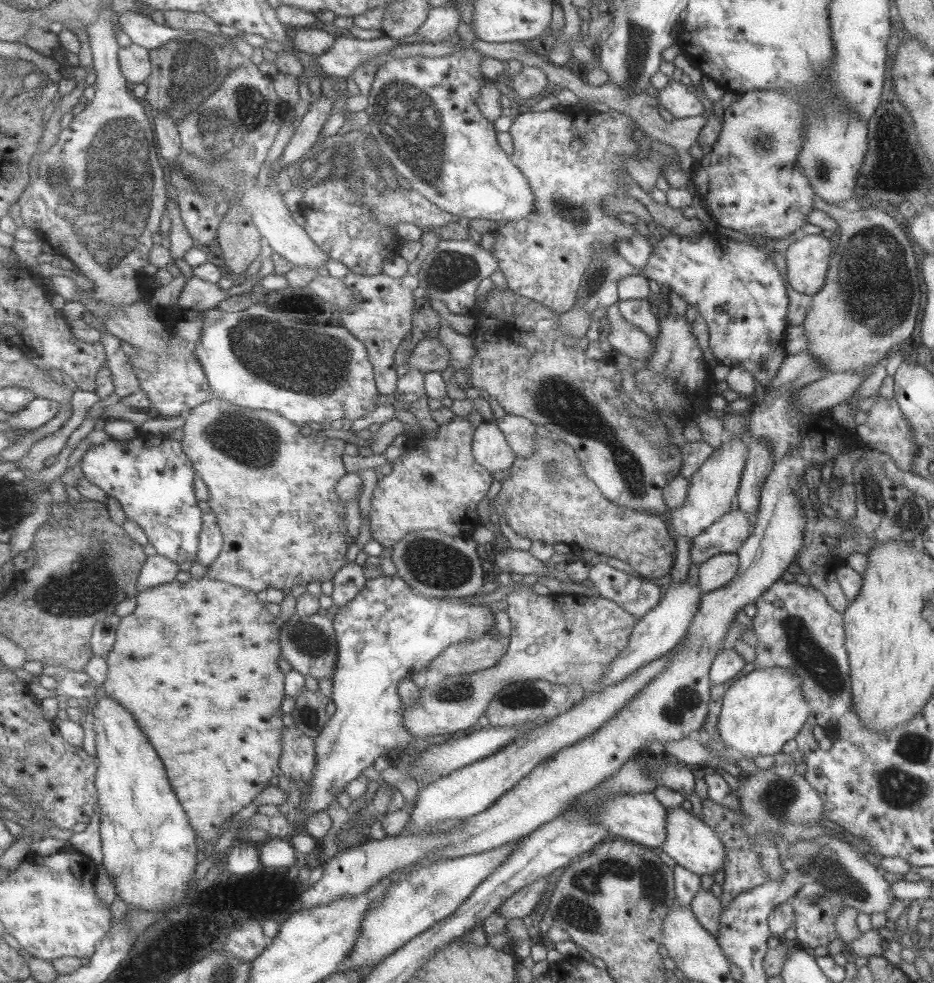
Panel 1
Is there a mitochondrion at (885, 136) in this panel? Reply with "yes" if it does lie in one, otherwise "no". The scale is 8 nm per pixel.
no

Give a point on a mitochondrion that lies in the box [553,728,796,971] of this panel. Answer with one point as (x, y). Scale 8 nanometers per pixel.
(577, 909)

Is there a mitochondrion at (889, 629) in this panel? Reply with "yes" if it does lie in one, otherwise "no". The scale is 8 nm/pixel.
no

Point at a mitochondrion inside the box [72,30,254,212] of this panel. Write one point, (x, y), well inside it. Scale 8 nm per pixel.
(190, 76)

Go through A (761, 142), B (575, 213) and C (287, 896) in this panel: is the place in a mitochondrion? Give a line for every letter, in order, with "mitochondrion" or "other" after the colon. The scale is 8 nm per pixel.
A: mitochondrion
B: mitochondrion
C: other

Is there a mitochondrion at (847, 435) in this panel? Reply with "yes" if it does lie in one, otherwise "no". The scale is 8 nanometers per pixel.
no

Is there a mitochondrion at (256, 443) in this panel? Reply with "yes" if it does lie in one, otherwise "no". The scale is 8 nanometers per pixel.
yes

